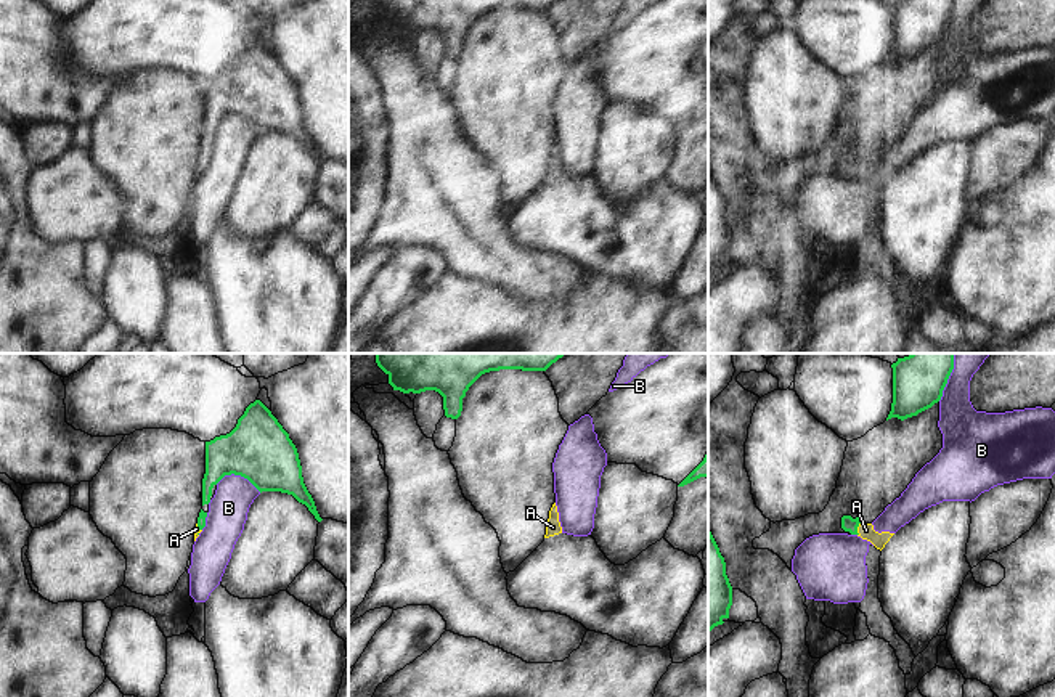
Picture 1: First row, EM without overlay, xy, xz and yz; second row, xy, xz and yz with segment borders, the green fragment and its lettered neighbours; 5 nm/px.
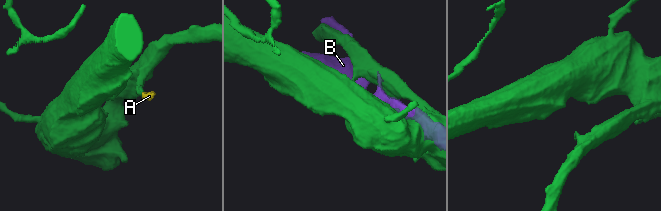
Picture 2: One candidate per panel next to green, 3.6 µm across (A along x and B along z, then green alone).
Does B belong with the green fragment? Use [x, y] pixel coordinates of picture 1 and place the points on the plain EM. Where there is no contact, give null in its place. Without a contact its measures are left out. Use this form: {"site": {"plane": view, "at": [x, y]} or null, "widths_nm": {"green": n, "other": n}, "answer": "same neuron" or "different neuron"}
{"site": {"plane": "xy", "at": [238, 114]}, "widths_nm": {"green": 320, "other": 200}, "answer": "different neuron"}

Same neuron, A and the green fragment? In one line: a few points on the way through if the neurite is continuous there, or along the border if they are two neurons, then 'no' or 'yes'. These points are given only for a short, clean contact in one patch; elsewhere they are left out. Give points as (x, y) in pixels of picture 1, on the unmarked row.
across yz (848, 164), (856, 169), (866, 171) | yes

